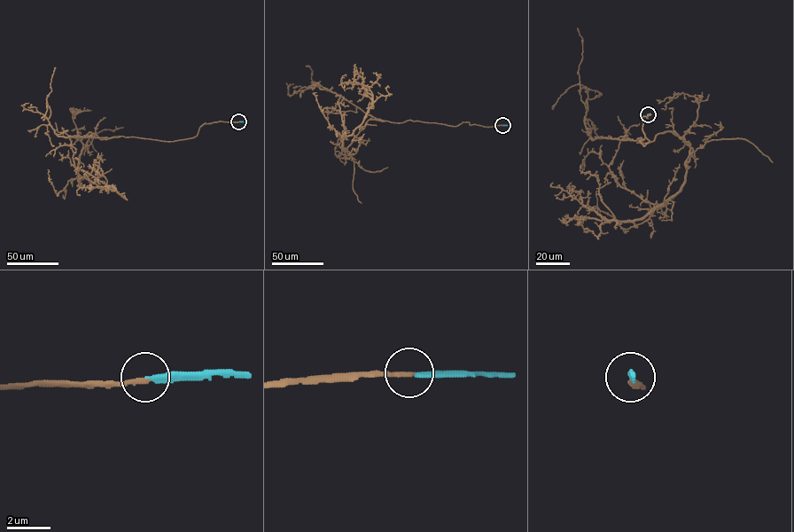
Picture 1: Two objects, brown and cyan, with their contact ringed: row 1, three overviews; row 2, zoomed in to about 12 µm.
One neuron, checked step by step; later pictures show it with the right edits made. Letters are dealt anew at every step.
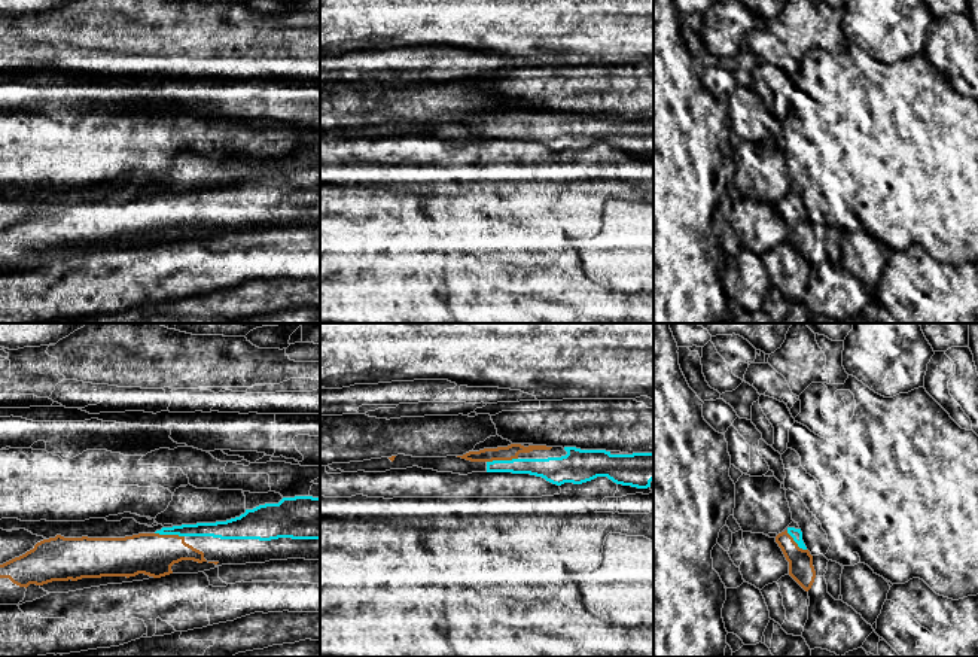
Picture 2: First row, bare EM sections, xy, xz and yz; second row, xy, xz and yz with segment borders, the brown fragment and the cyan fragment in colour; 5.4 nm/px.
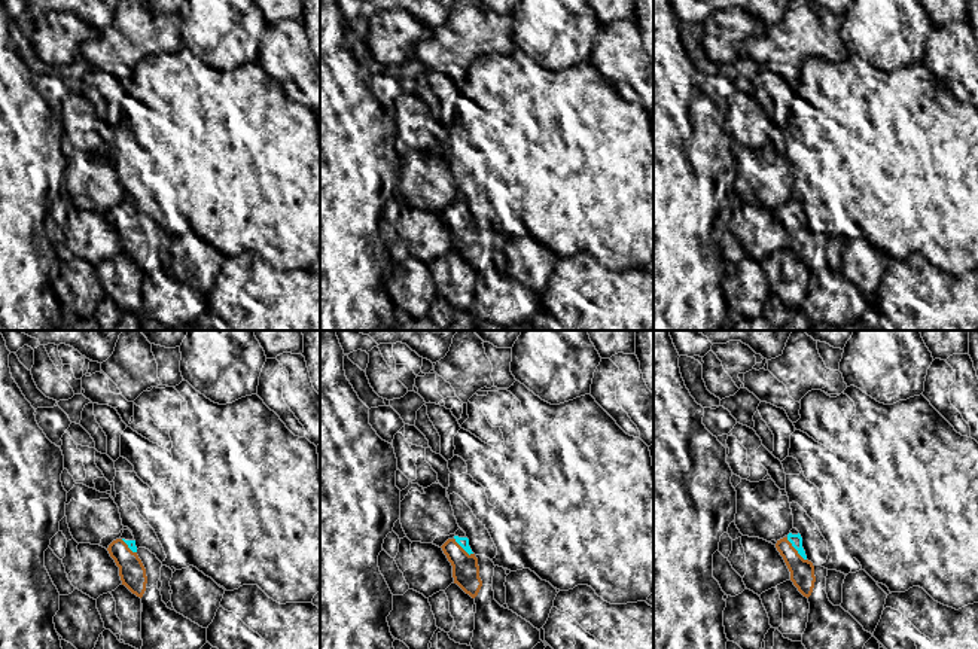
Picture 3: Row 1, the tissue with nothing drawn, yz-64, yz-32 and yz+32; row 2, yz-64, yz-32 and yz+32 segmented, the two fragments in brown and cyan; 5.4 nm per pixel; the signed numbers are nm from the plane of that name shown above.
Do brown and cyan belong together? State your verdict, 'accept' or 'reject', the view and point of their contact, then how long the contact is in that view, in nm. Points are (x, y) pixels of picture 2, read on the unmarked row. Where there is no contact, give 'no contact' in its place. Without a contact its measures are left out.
accept | xz (502, 125) | 170 nm

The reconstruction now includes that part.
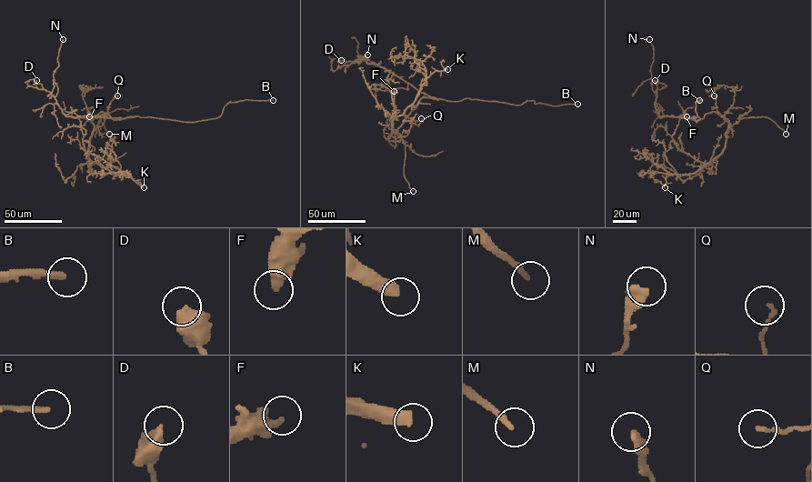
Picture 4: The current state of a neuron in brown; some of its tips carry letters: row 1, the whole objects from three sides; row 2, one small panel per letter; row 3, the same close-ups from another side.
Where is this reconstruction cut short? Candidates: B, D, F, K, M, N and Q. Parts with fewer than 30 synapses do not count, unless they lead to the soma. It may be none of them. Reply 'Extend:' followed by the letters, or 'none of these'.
Extend: B, K, M

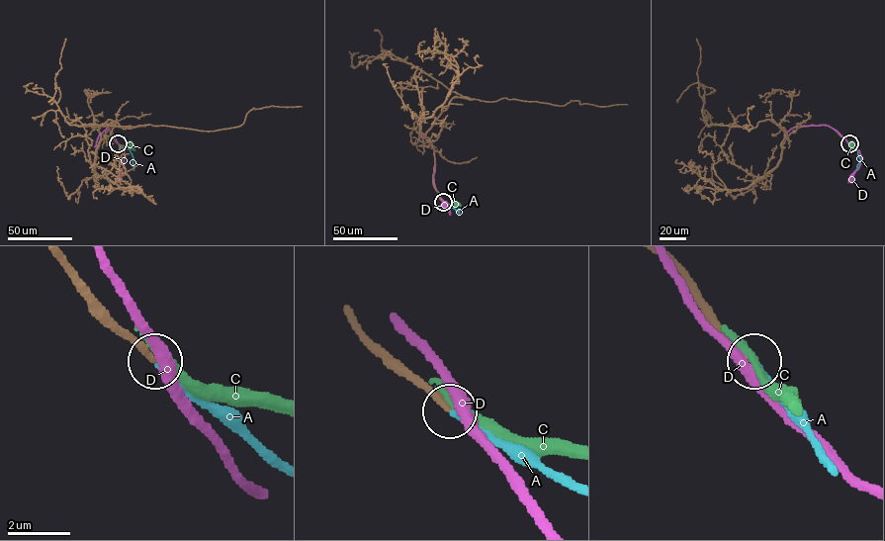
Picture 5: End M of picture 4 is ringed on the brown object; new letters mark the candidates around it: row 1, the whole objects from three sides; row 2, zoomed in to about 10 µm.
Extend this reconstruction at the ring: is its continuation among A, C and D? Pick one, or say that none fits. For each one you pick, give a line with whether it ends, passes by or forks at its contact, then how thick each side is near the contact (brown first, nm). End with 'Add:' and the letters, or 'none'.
A: It ends there. Thickness 240 nm (brown) against 220 nm
Add: A

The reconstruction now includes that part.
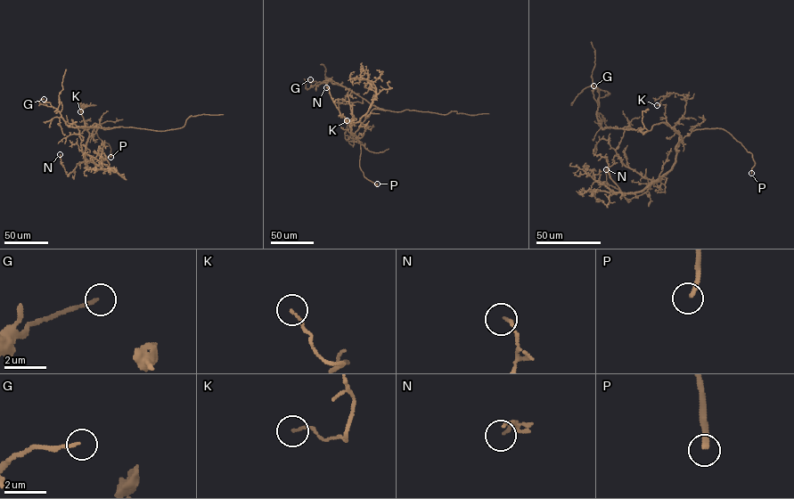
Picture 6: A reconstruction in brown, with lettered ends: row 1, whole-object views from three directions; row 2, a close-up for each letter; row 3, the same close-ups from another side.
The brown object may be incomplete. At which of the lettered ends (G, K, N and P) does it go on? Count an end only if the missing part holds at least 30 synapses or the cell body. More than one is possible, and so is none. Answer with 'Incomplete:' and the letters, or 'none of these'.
Incomplete: P

